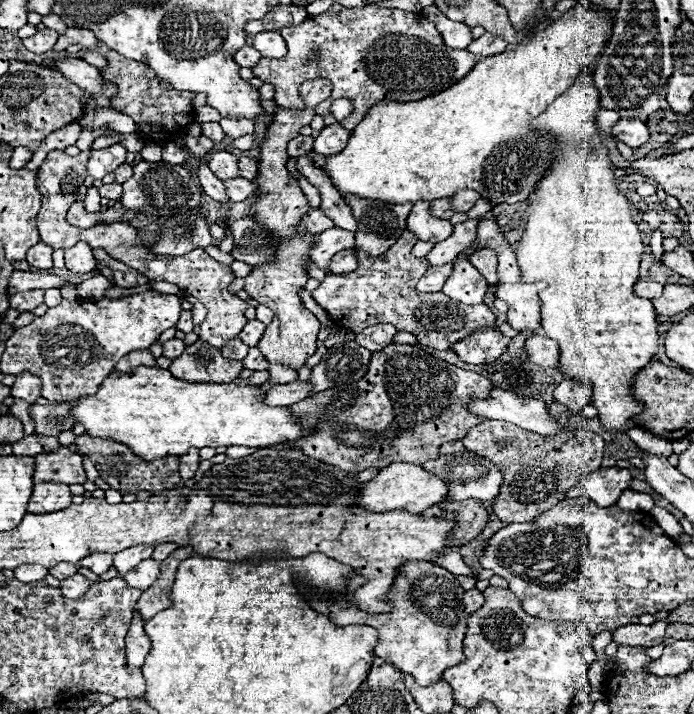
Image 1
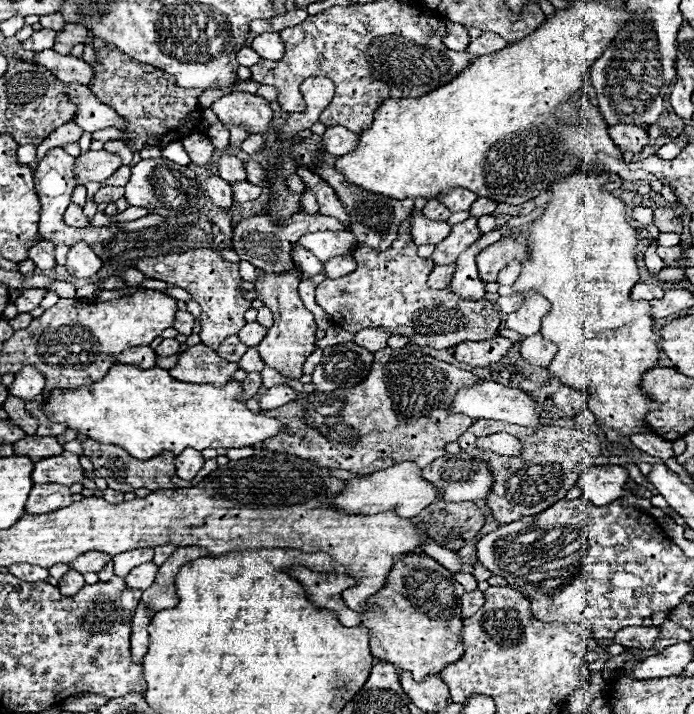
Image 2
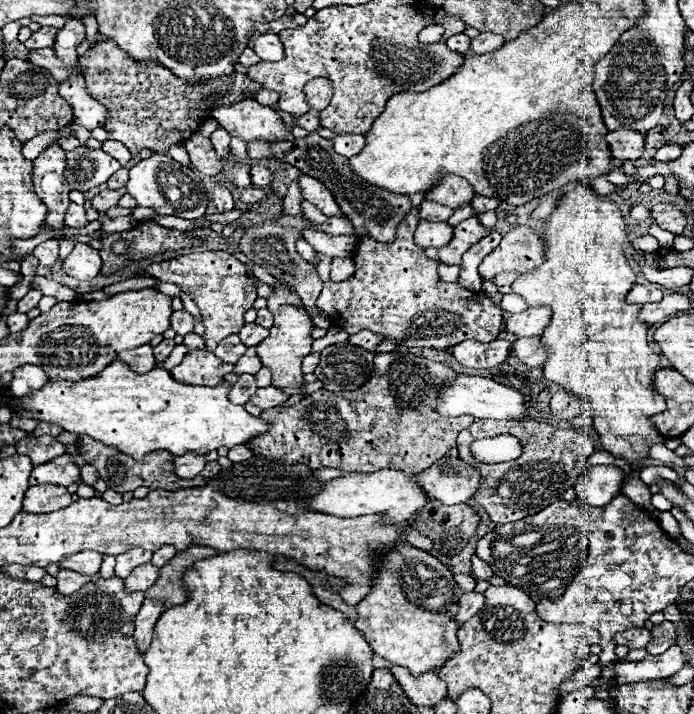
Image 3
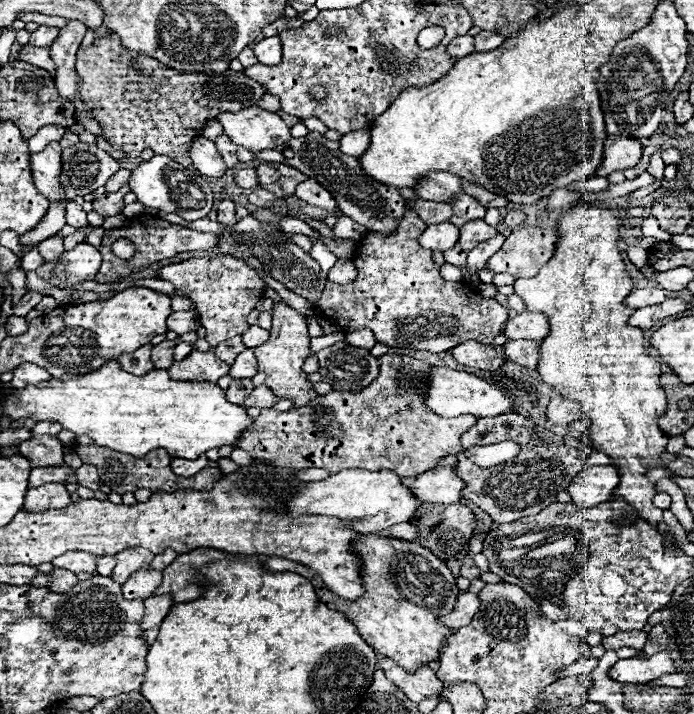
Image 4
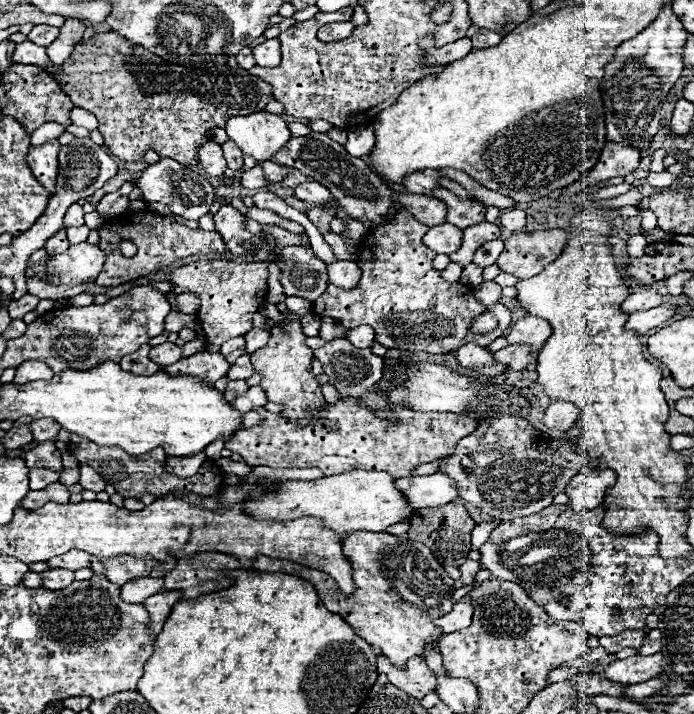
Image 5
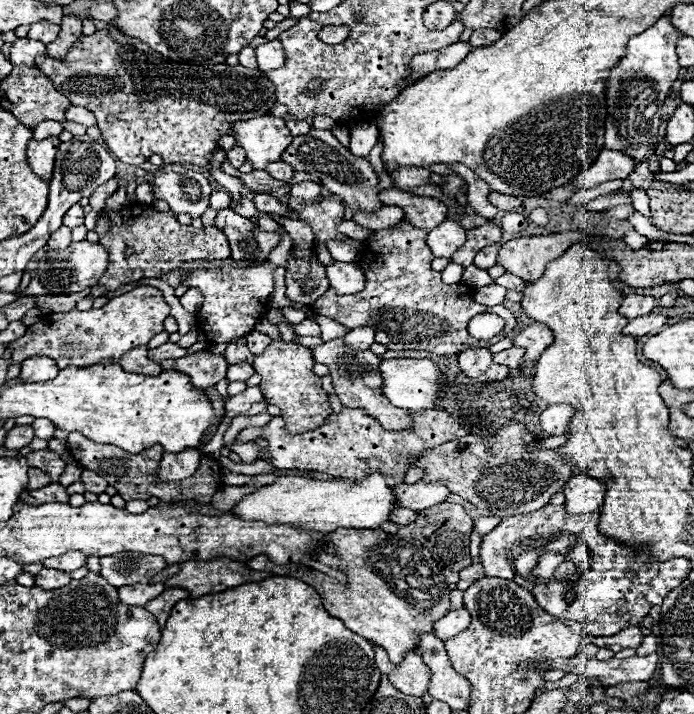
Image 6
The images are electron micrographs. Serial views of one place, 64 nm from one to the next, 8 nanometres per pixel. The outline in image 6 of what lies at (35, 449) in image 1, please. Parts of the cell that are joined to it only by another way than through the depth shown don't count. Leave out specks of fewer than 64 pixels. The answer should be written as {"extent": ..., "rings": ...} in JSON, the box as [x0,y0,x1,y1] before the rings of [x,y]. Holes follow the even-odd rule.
{"extent":[28,450,66,484],"rings":[[[38,450],[38,452],[28,454],[28,464],[46,472],[50,476],[52,484],[60,484],[60,476],[64,474],[64,468],[66,468],[66,464],[60,460],[60,456],[50,450]]]}

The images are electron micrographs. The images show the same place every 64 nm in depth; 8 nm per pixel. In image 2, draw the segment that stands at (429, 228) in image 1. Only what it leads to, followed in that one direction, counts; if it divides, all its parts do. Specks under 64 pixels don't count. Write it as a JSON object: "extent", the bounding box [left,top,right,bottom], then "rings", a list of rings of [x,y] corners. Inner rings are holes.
{"extent":[412,198,452,244],"rings":[[[414,198],[414,212],[412,212],[412,240],[422,244],[440,244],[448,238],[452,226],[448,222],[434,222],[428,218],[422,218],[420,210],[424,206],[424,198]]]}

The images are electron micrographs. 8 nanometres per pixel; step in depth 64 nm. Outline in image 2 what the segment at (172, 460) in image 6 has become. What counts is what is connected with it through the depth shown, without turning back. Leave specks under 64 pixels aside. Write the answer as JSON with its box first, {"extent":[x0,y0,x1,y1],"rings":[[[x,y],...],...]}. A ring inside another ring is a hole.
{"extent":[176,450,204,480],"rings":[[[184,450],[180,456],[176,456],[176,472],[182,480],[192,480],[202,468],[202,464],[204,458],[198,450]]]}

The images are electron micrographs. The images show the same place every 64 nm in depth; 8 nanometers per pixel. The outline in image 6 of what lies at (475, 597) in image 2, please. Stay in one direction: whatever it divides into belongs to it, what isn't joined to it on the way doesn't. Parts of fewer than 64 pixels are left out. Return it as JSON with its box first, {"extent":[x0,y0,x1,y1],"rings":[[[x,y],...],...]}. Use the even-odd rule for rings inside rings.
{"extent":[434,608,470,640],"rings":[[[458,608],[446,616],[442,616],[440,620],[434,622],[434,634],[440,638],[440,640],[450,640],[454,638],[456,634],[460,634],[462,630],[466,630],[470,626],[470,614],[466,608]]]}

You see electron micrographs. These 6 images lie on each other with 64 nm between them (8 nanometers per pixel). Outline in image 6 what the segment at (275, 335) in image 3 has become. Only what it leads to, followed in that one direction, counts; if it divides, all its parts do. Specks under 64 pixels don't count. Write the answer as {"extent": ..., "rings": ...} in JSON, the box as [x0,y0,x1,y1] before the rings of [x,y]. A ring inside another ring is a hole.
{"extent":[254,340,332,434],"rings":[[[274,340],[262,354],[254,358],[254,370],[262,376],[260,388],[264,400],[282,410],[282,418],[290,434],[316,430],[318,426],[324,426],[326,418],[332,414],[332,408],[328,404],[328,394],[322,390],[322,378],[312,372],[314,364],[316,362],[310,354],[310,348],[282,340]]]}

